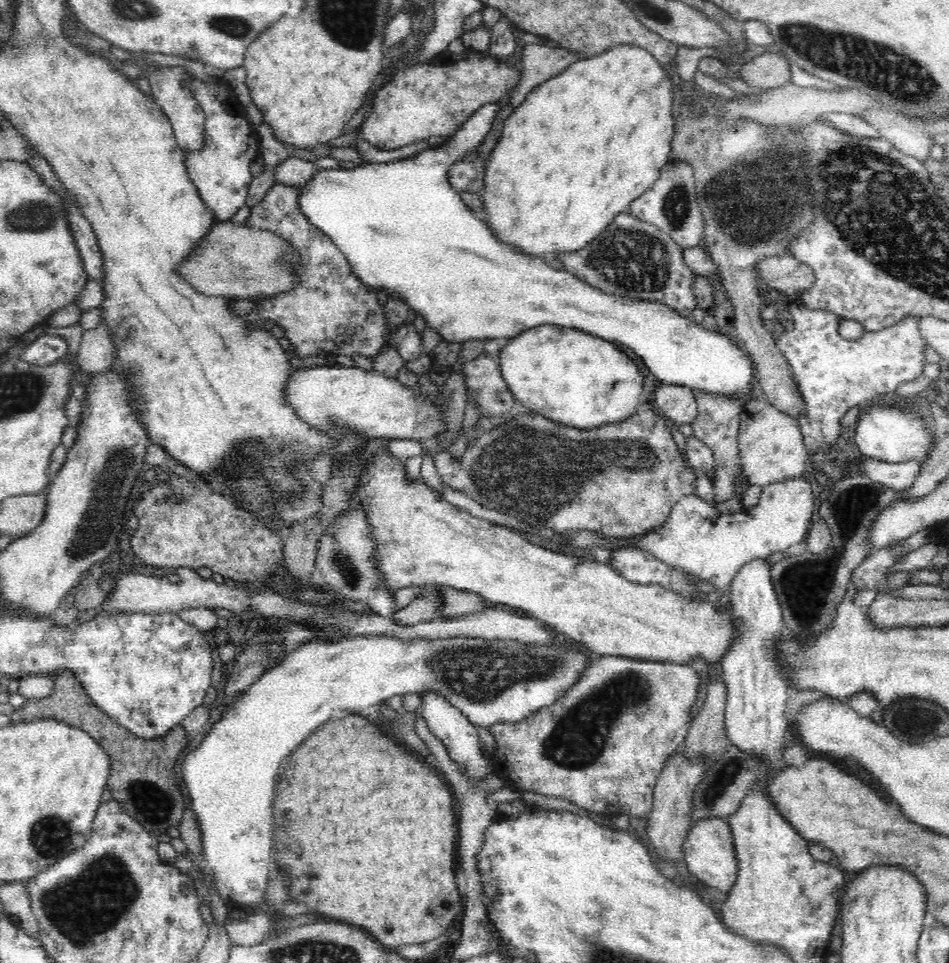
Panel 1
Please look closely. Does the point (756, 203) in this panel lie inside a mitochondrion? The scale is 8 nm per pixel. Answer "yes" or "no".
yes

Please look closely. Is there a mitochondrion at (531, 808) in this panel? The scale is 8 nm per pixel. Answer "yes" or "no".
no

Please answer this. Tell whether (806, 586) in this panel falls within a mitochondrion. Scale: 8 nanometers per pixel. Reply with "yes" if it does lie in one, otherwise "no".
yes

